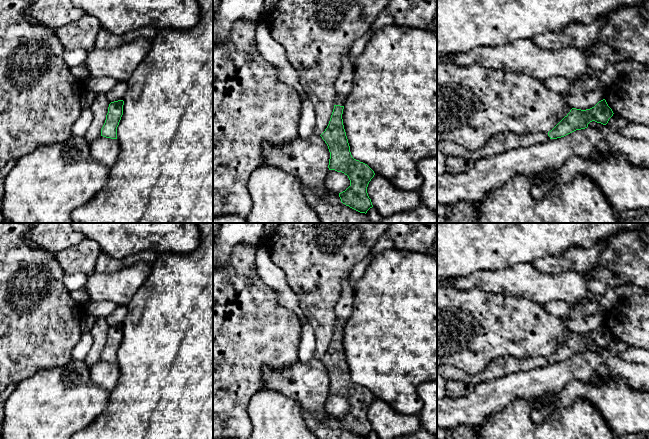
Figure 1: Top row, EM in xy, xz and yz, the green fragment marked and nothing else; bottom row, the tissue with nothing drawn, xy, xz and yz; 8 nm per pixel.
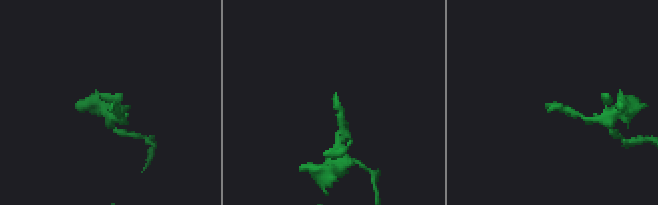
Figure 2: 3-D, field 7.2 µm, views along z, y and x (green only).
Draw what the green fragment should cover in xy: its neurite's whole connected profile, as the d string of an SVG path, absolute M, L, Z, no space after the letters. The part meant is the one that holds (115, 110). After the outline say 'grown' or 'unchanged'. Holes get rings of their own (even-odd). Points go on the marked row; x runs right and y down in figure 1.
M123 100L111 102L108 107L105 123L101 129L101 136L117 139L117 127L123 115Z; unchanged

